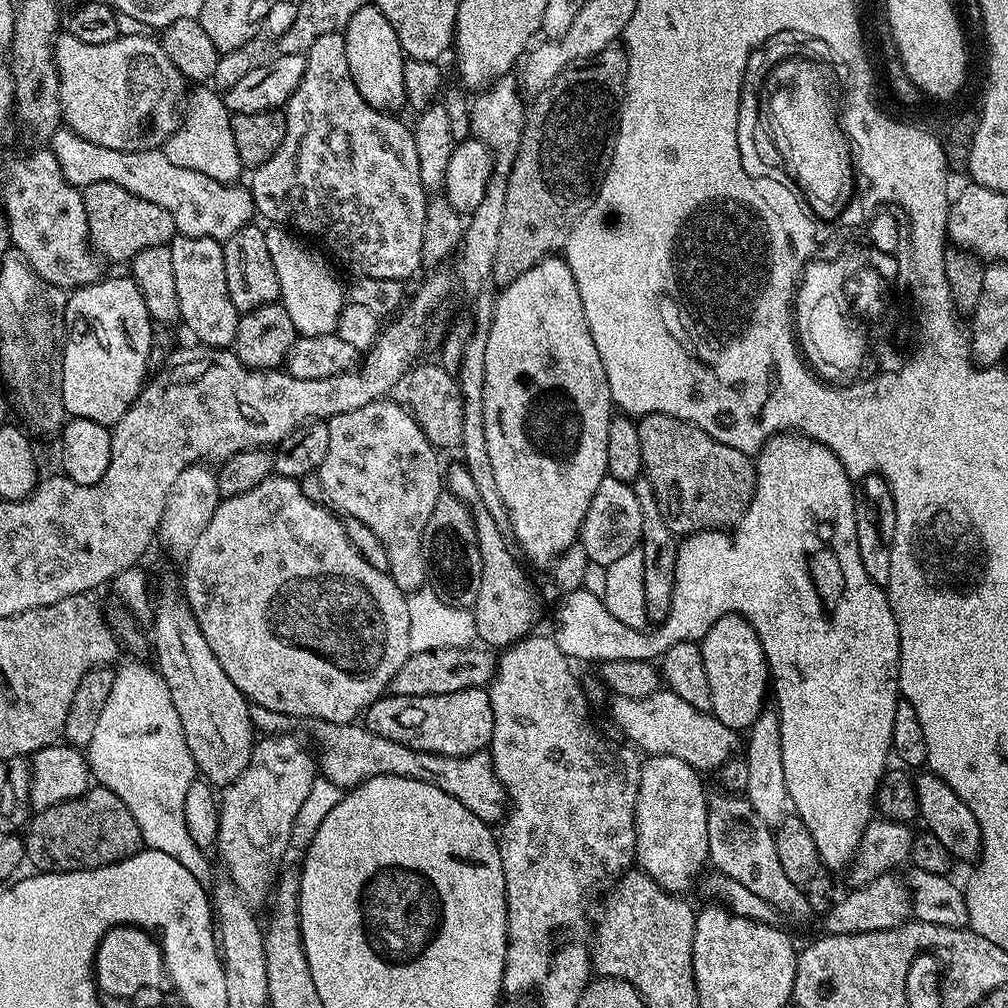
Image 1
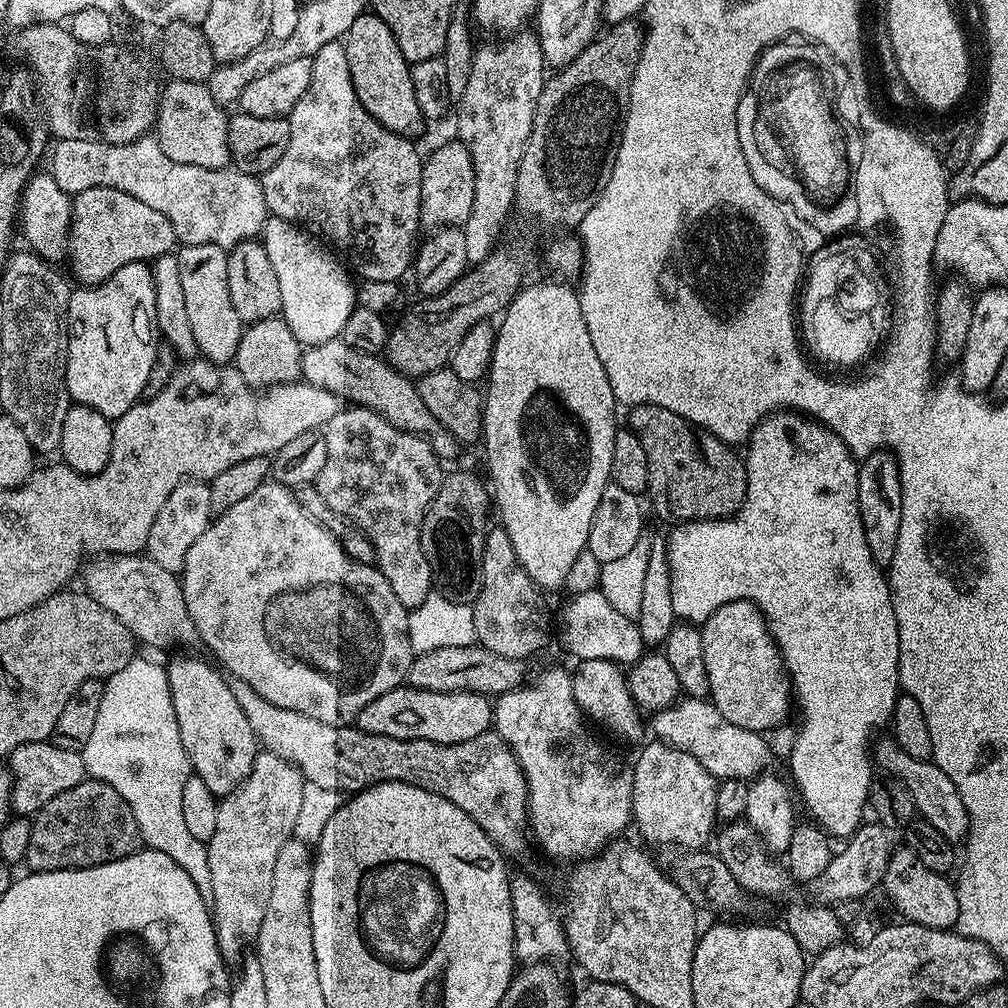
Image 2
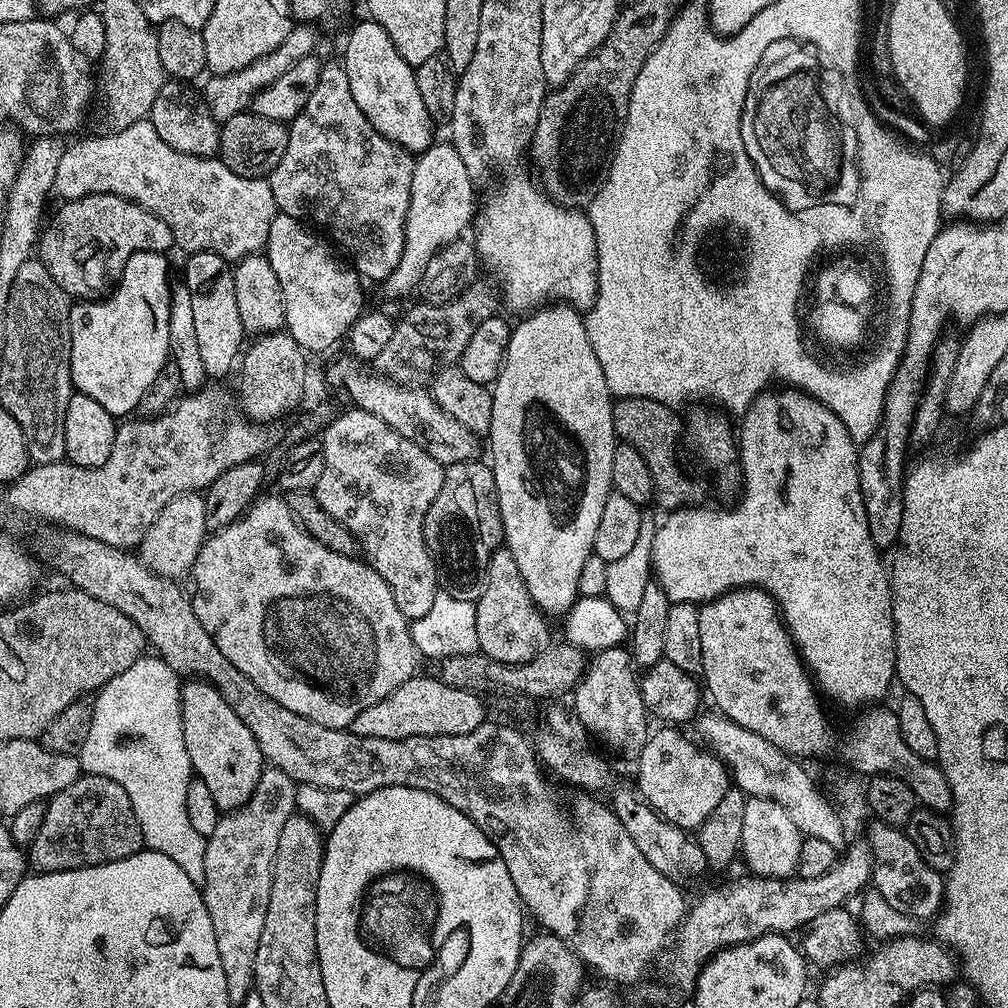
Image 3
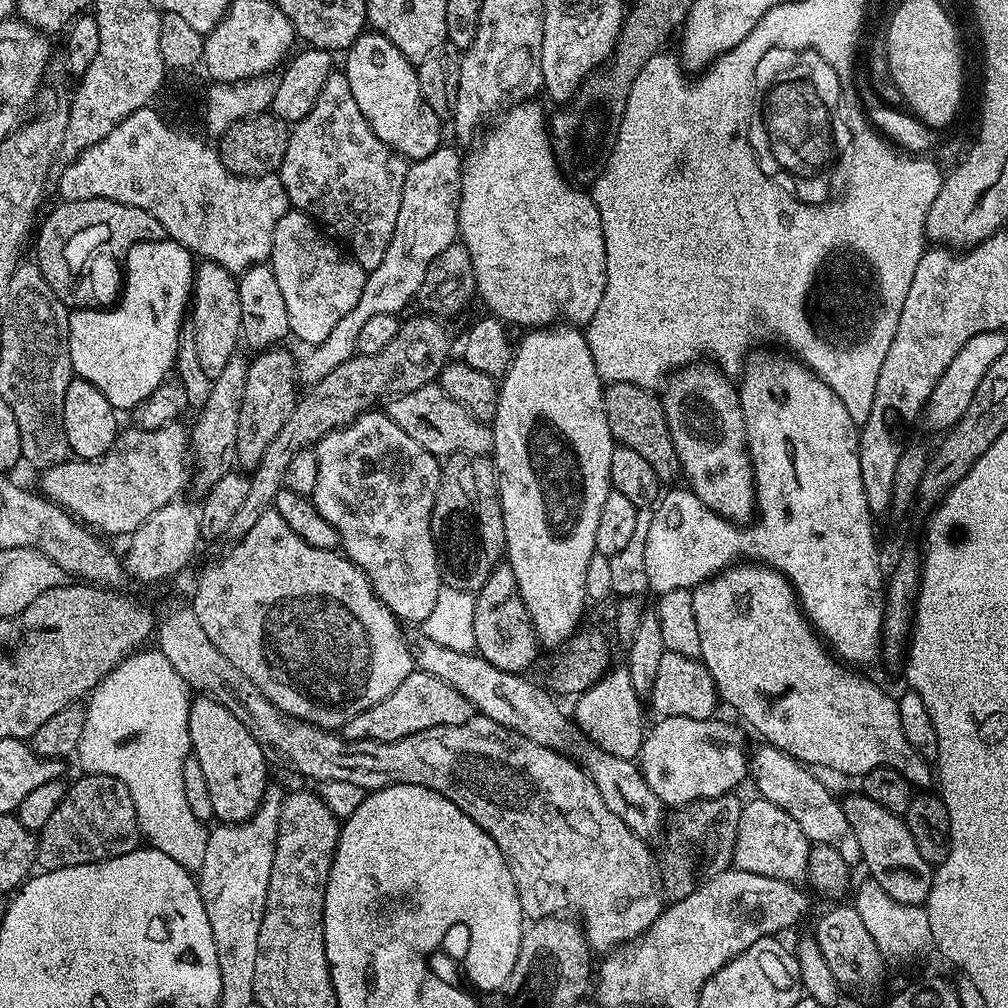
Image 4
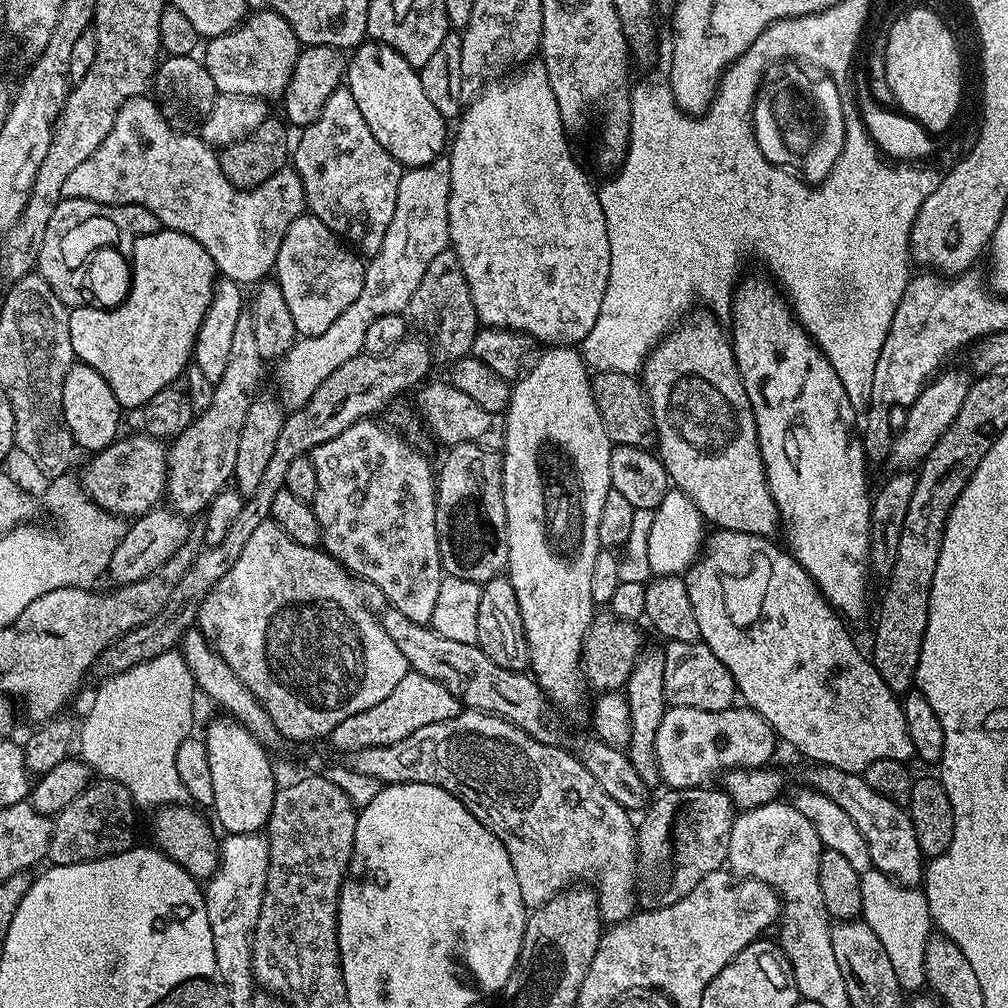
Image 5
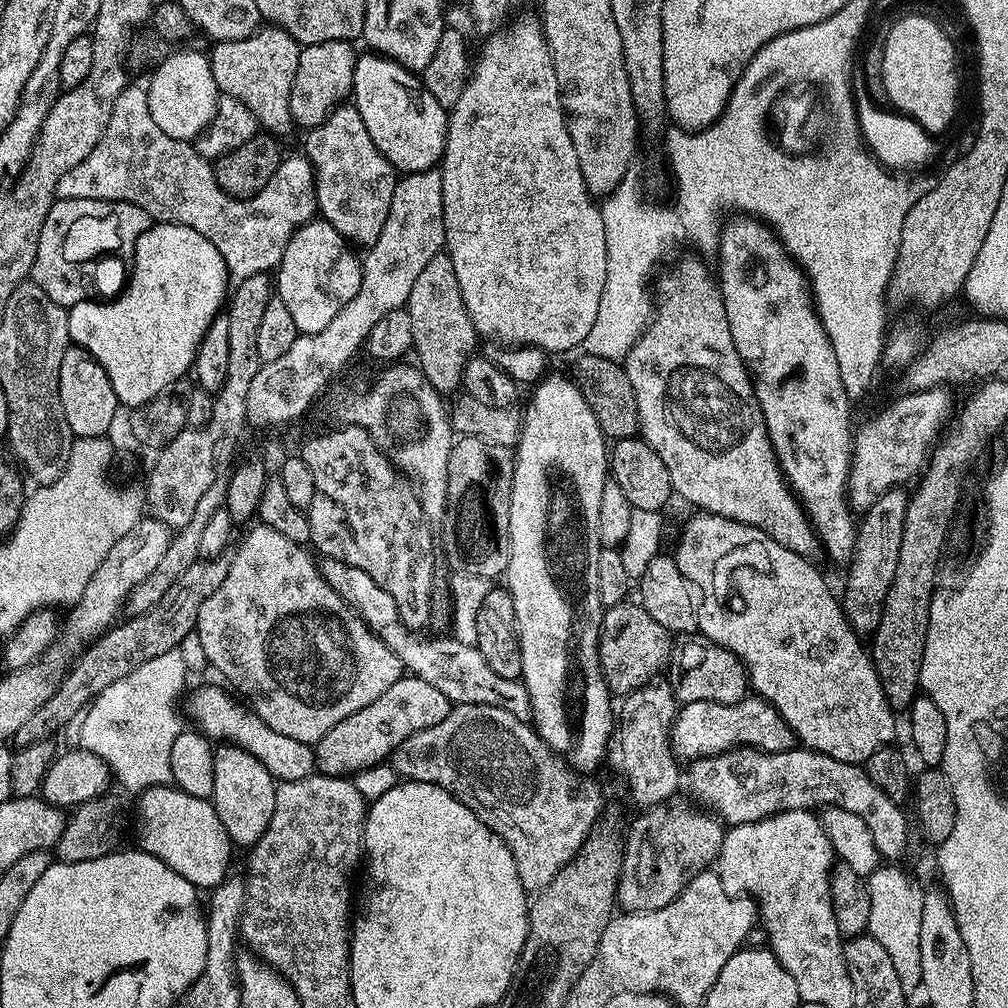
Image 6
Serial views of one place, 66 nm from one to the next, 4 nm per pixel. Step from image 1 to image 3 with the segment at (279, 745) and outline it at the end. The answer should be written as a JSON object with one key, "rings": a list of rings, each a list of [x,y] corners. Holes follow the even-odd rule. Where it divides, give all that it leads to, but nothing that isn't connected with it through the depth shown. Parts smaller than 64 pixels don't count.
{"rings":[[[265,767],[264,773],[258,778],[258,786],[254,786],[254,794],[250,794],[242,807],[223,813],[218,826],[214,826],[214,834],[206,838],[206,882],[202,891],[210,922],[214,922],[214,944],[218,946],[218,958],[222,958],[222,971],[228,979],[228,996],[236,1006],[254,988],[254,962],[258,954],[258,942],[262,938],[262,926],[266,926],[266,906],[270,906],[272,867],[278,854],[278,838],[282,838],[282,826],[286,826],[288,819],[297,811],[297,787],[296,781],[282,770]]]}

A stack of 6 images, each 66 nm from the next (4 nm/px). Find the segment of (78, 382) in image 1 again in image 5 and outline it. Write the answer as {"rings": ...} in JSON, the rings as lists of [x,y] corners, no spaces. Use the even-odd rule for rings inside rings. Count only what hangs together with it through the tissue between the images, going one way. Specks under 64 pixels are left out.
{"rings":[[[161,230],[146,234],[132,243],[130,257],[132,286],[128,297],[111,308],[76,306],[68,313],[70,318],[70,346],[79,363],[92,366],[102,374],[106,386],[114,390],[121,409],[140,407],[168,385],[175,385],[185,375],[192,360],[192,348],[202,326],[202,318],[212,301],[212,287],[217,282],[216,263],[194,238],[181,232]]]}

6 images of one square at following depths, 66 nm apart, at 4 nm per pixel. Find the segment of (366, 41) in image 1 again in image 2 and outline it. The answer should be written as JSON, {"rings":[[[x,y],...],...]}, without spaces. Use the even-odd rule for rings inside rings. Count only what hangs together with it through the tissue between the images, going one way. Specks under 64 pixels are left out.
{"rings":[[[368,10],[363,16],[354,18],[354,26],[342,37],[346,50],[346,62],[350,62],[350,78],[354,82],[354,90],[358,94],[358,102],[386,130],[399,136],[416,138],[422,125],[422,117],[418,110],[418,98],[414,98],[414,84],[410,82],[412,69],[408,60],[398,50],[398,42],[394,42],[394,34],[390,34],[390,26],[382,22],[376,13]]]}

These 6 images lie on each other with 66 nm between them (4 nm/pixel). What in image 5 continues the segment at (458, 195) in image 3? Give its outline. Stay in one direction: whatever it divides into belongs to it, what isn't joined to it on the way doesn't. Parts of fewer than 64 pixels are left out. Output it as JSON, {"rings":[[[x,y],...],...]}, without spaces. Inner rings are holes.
{"rings":[[[442,154],[434,162],[430,162],[426,166],[418,166],[417,168],[409,168],[405,171],[404,177],[398,182],[398,202],[394,206],[394,218],[390,218],[390,230],[386,230],[386,238],[382,238],[382,246],[378,250],[378,254],[371,257],[367,261],[364,270],[364,281],[362,282],[362,294],[358,294],[358,298],[354,298],[354,302],[350,306],[346,306],[346,310],[342,310],[342,314],[338,314],[338,318],[334,318],[334,322],[330,322],[330,326],[326,330],[322,330],[322,334],[317,336],[306,336],[297,339],[285,356],[281,356],[276,368],[276,389],[275,395],[278,397],[281,405],[285,409],[293,410],[302,407],[302,405],[310,400],[311,395],[338,369],[344,362],[354,358],[356,355],[364,352],[364,343],[366,342],[366,330],[370,326],[370,322],[374,322],[374,318],[382,318],[382,314],[404,314],[408,311],[408,303],[410,298],[414,298],[414,290],[418,290],[418,282],[422,282],[422,274],[426,274],[426,266],[430,266],[430,262],[434,262],[434,258],[438,258],[438,254],[442,254],[449,247],[448,243],[448,203],[450,202],[450,162],[447,155]]]}

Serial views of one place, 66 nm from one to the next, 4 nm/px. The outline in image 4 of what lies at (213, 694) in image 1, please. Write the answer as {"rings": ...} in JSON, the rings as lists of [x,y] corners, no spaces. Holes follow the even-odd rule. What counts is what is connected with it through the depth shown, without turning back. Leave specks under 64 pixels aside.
{"rings":[[[203,694],[197,695],[188,705],[188,729],[192,743],[190,756],[202,766],[206,786],[210,789],[210,802],[214,805],[213,817],[226,824],[250,819],[260,809],[260,799],[270,783],[270,765],[250,730],[246,730],[226,706]]]}

